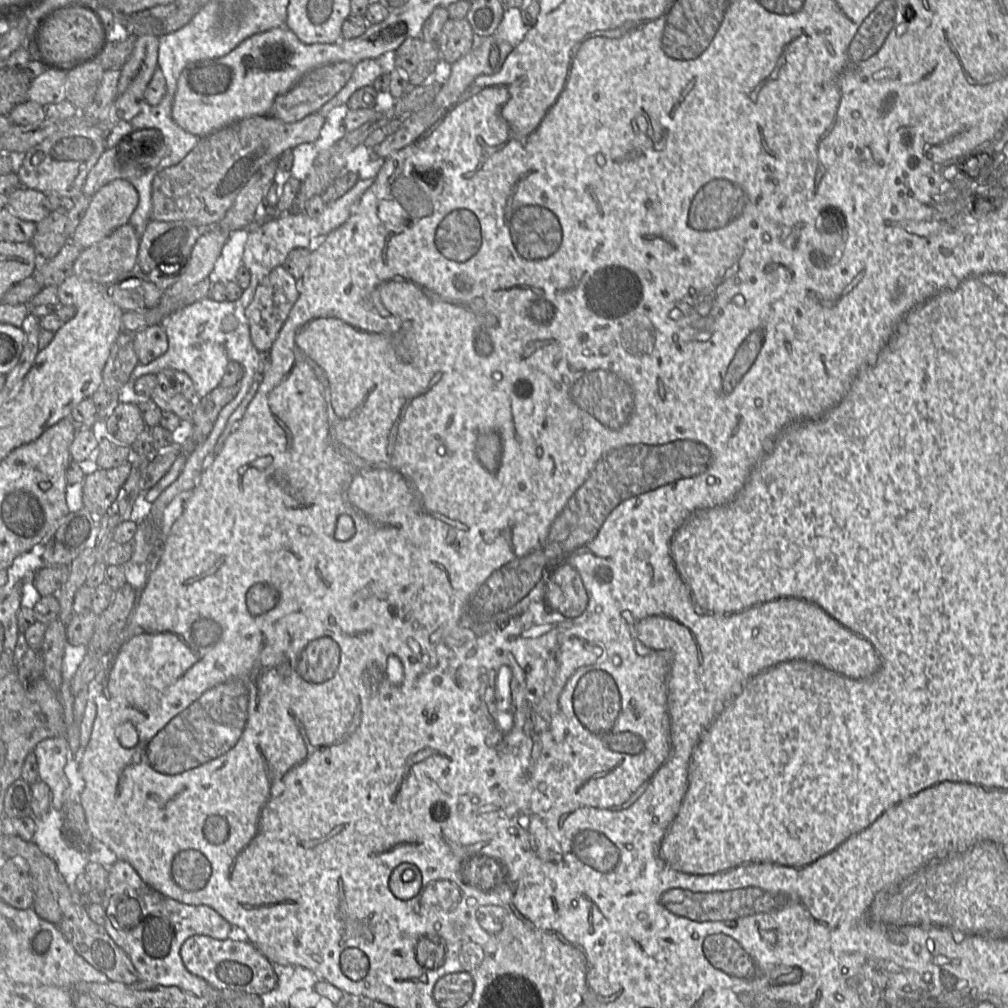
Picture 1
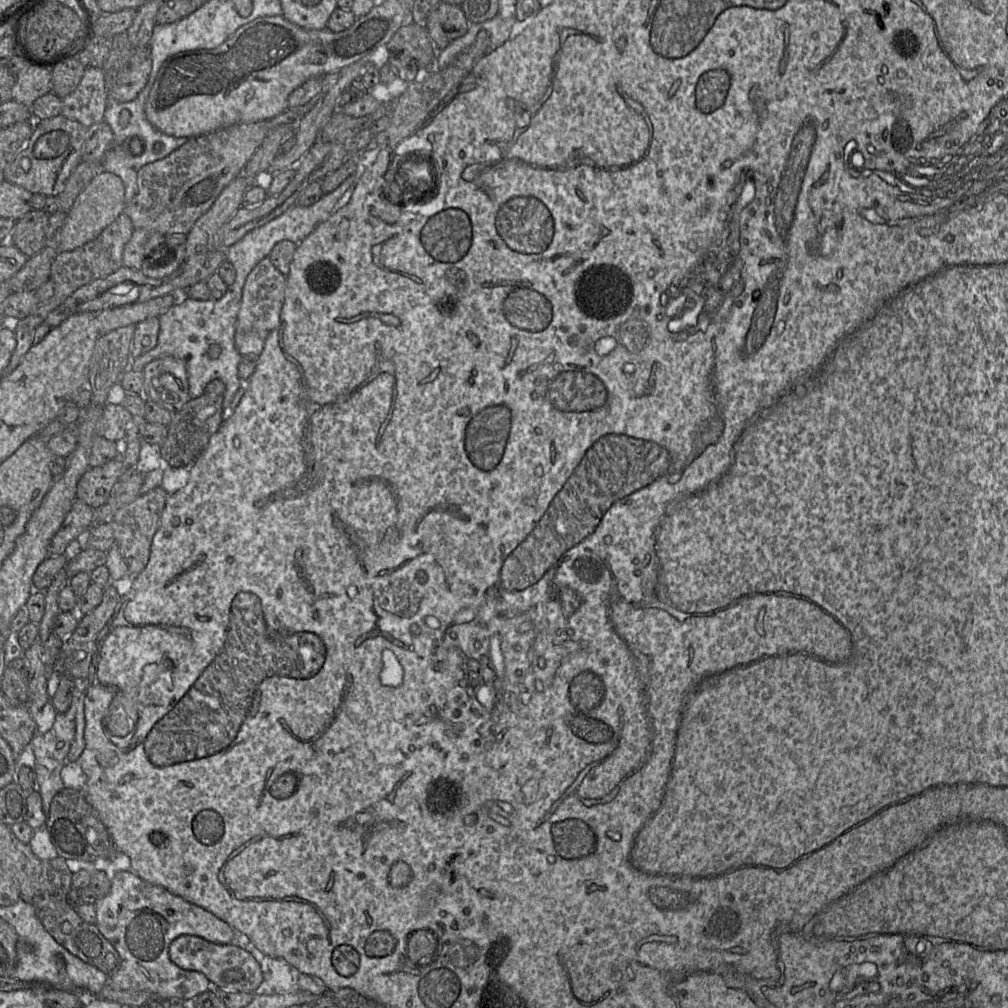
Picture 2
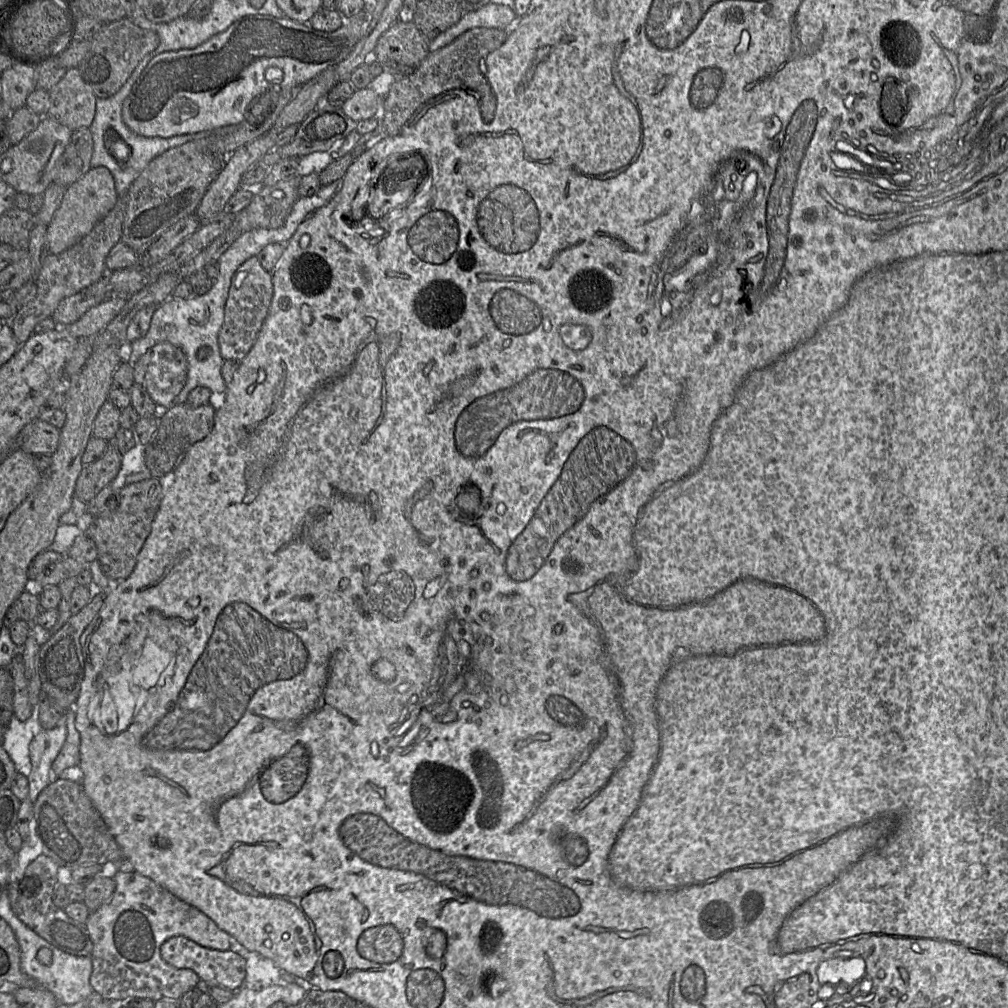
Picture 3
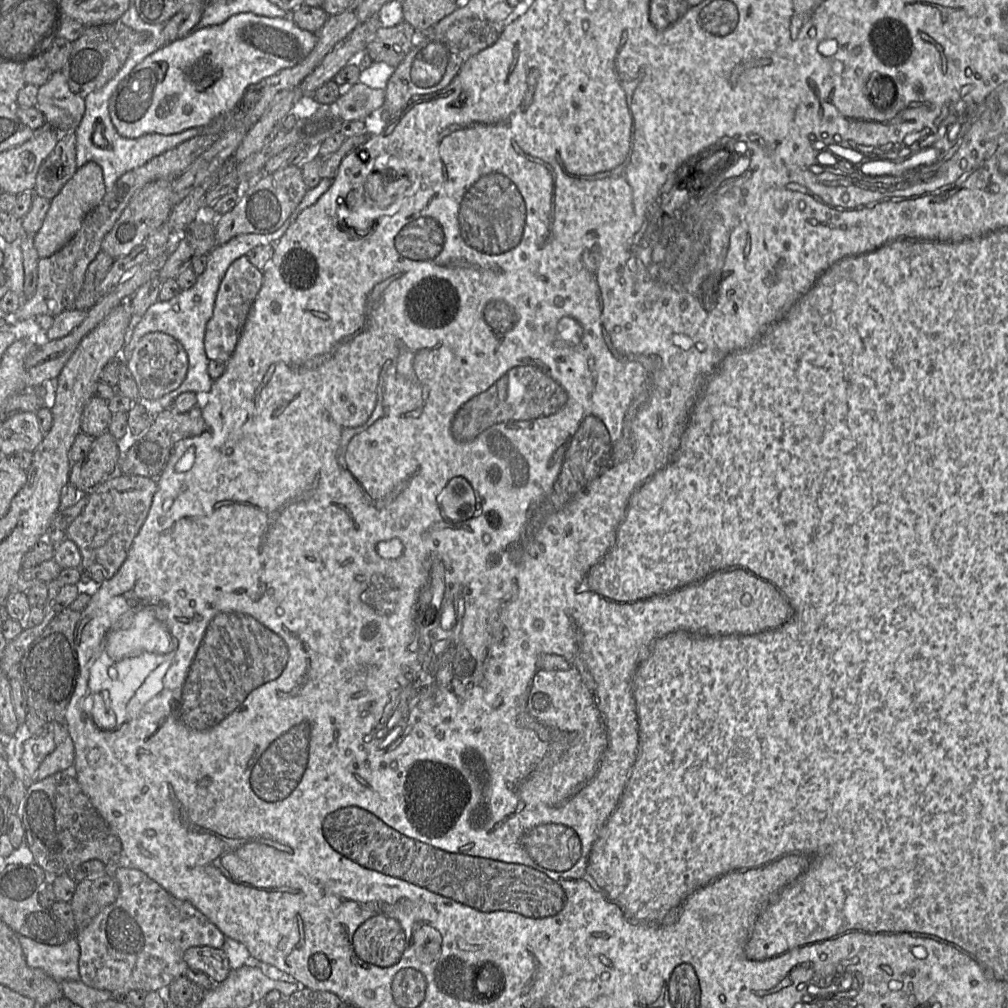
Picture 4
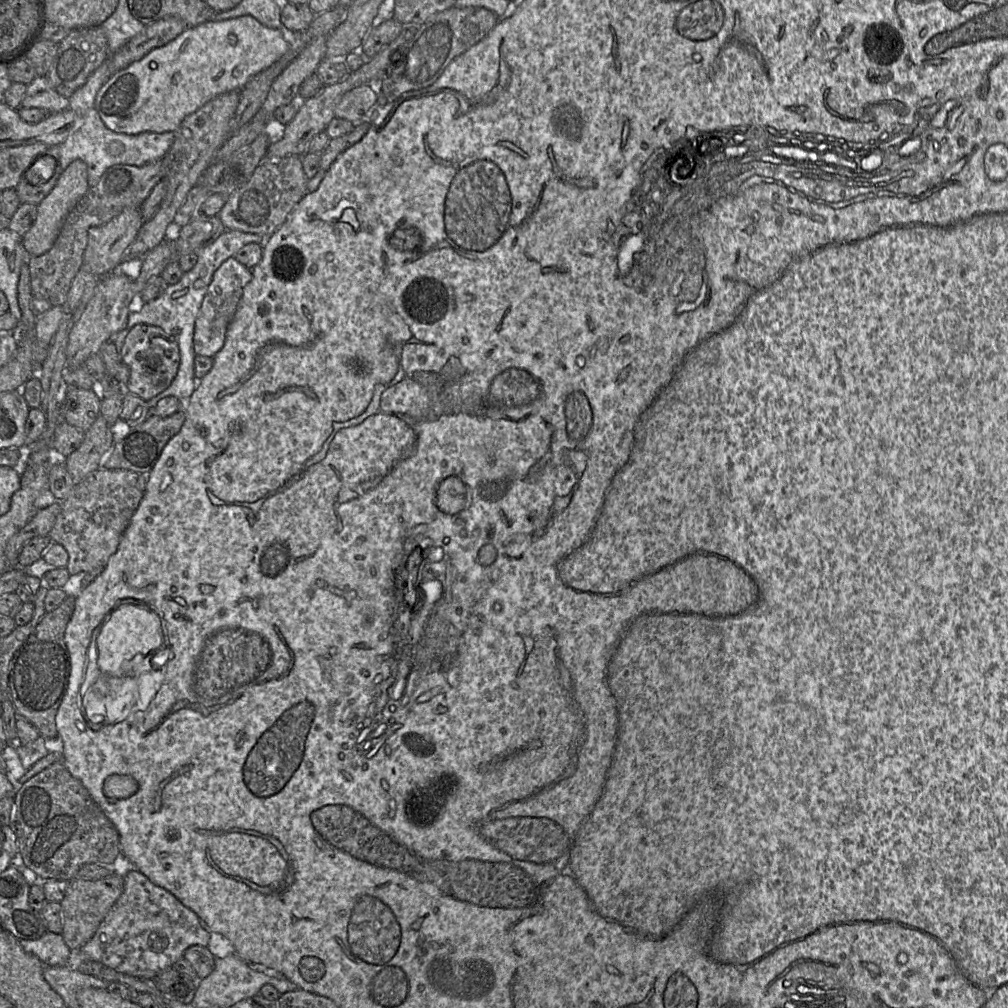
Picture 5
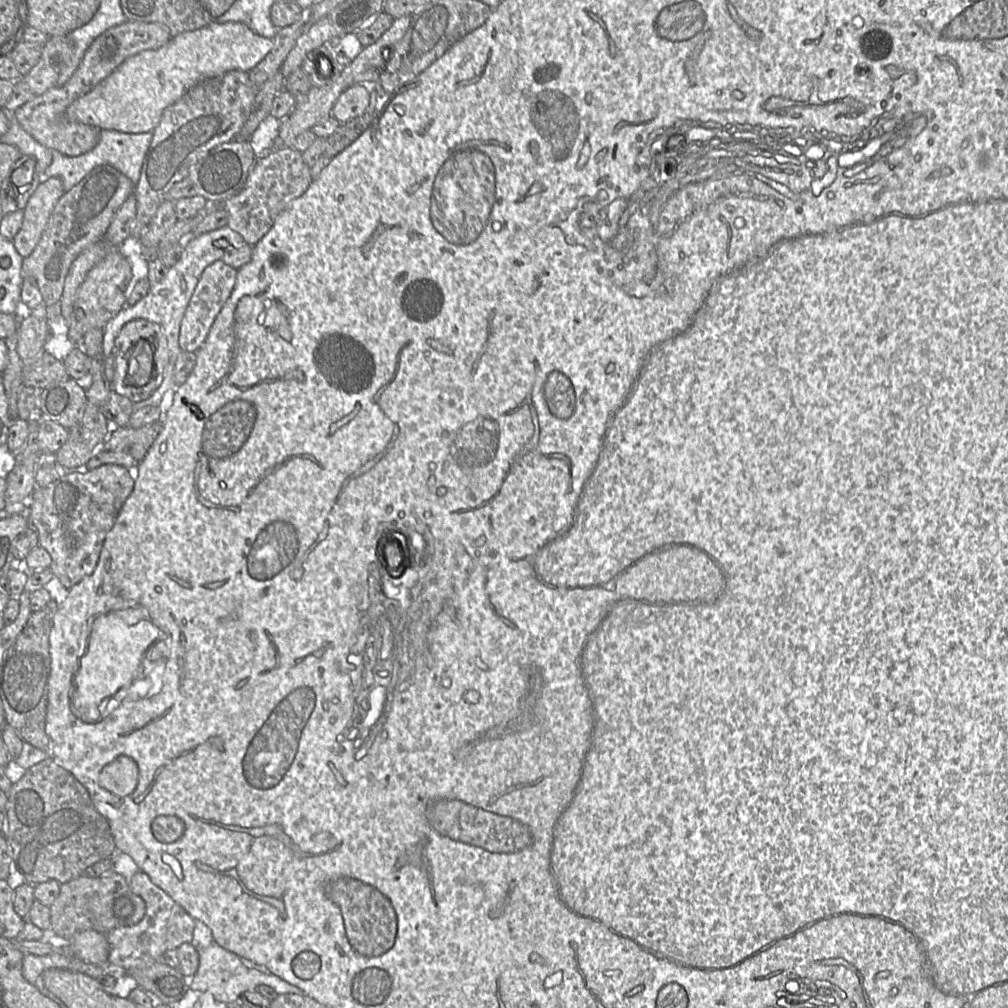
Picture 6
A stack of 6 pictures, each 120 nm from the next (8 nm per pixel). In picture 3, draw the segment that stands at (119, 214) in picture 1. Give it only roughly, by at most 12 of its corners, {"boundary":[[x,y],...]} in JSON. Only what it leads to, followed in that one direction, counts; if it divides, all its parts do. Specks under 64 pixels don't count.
{"boundary":[[104,166],[67,187],[47,226],[50,254],[86,236],[119,195]]}

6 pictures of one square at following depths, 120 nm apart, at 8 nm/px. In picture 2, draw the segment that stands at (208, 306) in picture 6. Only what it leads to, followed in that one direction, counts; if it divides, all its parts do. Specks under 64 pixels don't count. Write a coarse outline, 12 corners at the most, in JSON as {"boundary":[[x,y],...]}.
{"boundary":[[262,259],[249,273],[235,330],[260,355],[279,325],[286,277]]}

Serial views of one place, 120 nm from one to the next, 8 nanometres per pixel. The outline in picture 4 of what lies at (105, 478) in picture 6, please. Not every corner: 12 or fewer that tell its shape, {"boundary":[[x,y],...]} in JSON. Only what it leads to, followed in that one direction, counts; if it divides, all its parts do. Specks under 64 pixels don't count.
{"boundary":[[117,472],[65,531],[80,570],[116,574],[148,515],[156,479]]}

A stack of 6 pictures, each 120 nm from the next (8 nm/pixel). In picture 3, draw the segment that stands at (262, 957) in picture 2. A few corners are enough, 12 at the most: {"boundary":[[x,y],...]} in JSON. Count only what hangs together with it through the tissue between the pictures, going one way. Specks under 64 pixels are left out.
{"boundary":[[232,936],[230,950],[246,960],[243,987],[283,984],[281,969]]}

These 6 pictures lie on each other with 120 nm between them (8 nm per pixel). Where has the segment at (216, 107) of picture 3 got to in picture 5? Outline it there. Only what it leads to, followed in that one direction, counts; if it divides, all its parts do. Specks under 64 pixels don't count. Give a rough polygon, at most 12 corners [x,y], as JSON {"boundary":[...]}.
{"boundary":[[252,16],[187,27],[113,73],[116,133],[174,132],[288,50]]}

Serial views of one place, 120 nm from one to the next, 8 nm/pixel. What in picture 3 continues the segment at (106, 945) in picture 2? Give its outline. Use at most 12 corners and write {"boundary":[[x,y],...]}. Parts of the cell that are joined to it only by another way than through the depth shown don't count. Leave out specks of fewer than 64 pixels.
{"boundary":[[38,856],[10,873],[11,909],[54,947],[91,957],[85,923],[53,903],[60,866]]}

